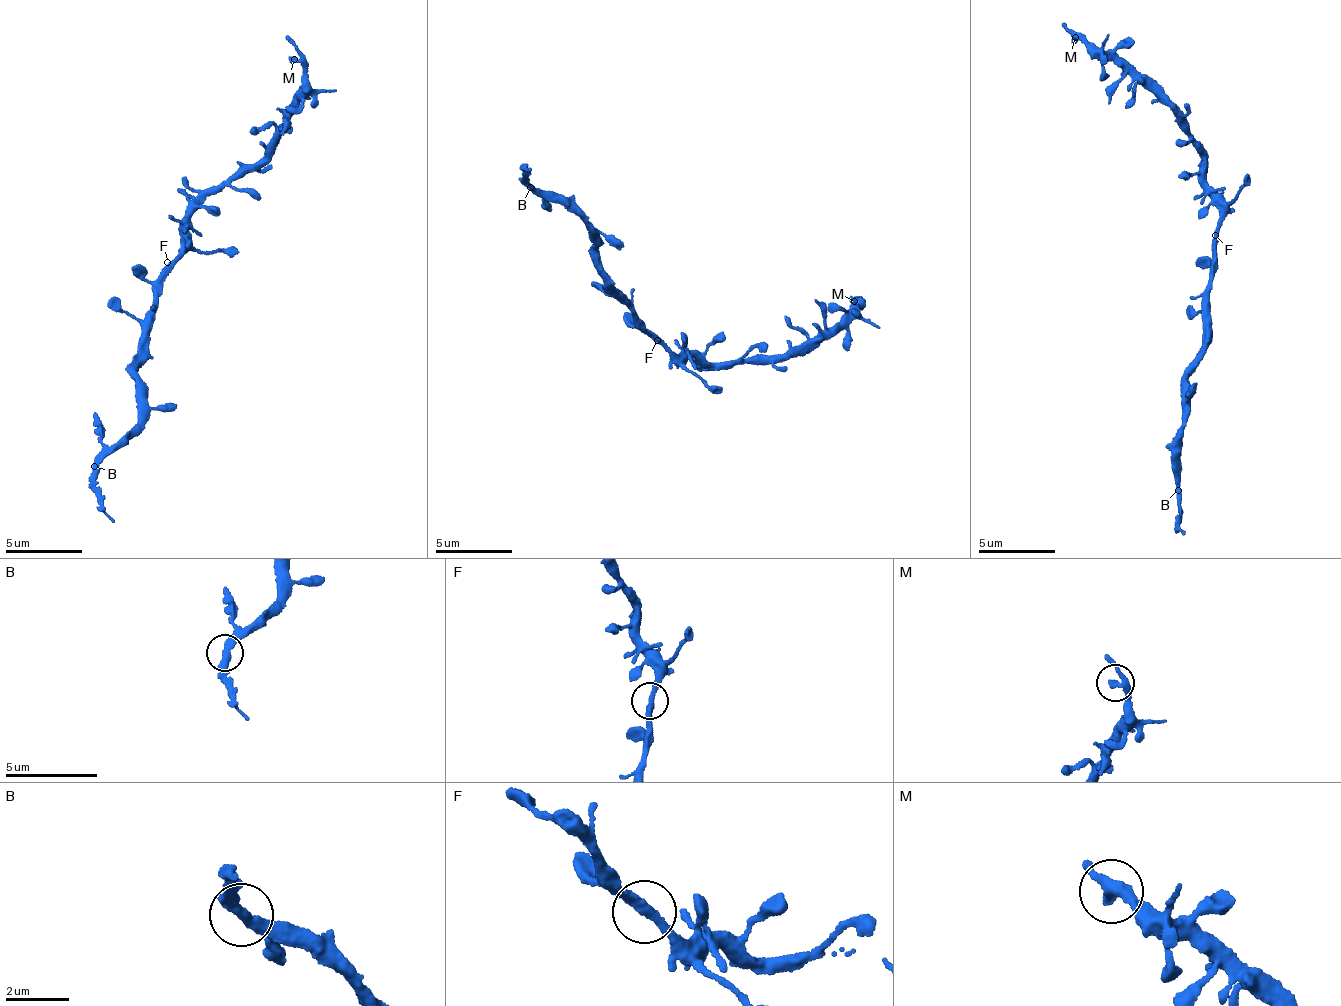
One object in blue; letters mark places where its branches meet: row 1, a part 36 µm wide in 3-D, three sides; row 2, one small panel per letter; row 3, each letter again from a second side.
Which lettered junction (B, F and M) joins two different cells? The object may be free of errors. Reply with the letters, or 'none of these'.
B

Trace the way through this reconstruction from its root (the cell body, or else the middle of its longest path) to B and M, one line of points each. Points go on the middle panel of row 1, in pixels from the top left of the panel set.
B: (649, 331), (600, 267), (597, 255), (599, 250), (582, 217), (530, 187)
M: (649, 331), (678, 363), (693, 356), (713, 363), (739, 358), (768, 359), (836, 325), (860, 304), (854, 301)

